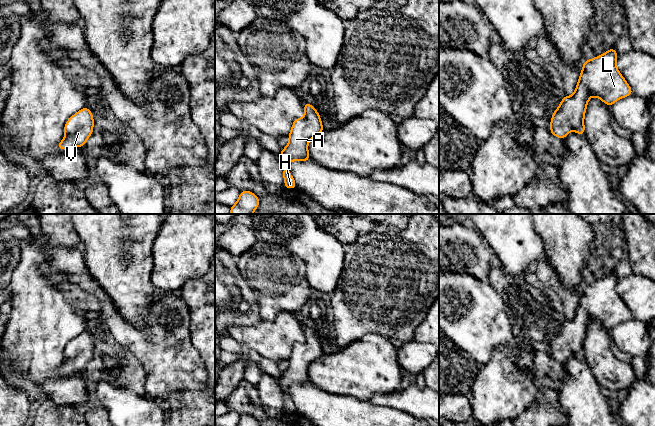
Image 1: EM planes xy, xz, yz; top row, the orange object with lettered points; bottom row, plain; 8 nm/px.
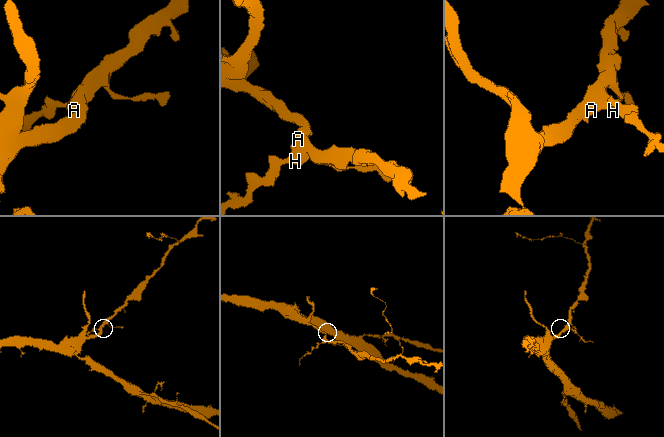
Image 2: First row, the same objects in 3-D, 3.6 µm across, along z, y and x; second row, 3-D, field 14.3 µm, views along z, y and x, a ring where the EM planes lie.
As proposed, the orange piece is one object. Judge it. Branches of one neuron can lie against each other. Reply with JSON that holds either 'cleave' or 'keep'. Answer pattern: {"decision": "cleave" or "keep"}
{"decision": "keep"}

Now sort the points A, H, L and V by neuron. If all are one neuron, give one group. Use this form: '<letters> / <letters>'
A H L V

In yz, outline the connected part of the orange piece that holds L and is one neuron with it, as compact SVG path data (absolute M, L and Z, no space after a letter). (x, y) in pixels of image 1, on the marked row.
M612 47L606 53L583 62L574 94L565 95L551 117L552 135L565 139L571 130L585 135L584 116L592 96L611 107L617 100L633 95L631 87L616 67L617 57L615 47Z

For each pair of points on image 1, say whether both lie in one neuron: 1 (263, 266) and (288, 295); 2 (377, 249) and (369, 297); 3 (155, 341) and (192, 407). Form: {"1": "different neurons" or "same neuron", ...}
{"1": "same neuron", "2": "same neuron", "3": "same neuron"}

